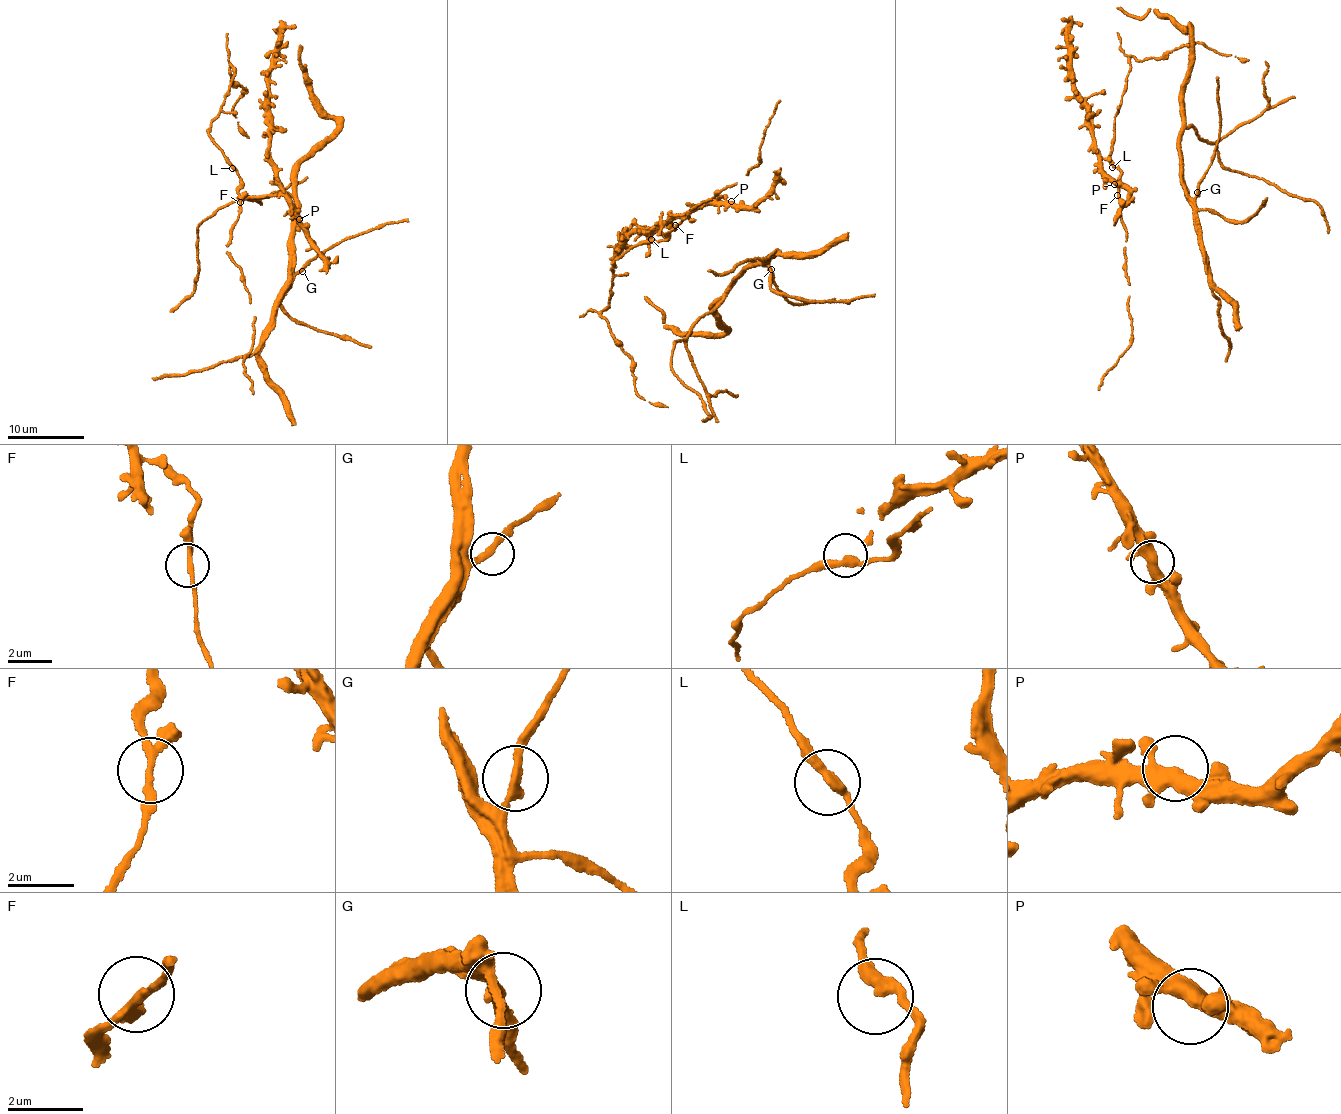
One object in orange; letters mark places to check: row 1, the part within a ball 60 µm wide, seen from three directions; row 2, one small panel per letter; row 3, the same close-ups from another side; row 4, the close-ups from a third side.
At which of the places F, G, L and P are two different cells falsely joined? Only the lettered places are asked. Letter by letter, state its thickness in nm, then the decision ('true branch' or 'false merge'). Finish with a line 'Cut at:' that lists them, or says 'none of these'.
F: 170 nm | true branch
G: 280 nm | true branch
L: 280 nm | true branch
P: 360 nm | true branch
Cut at: none of these

